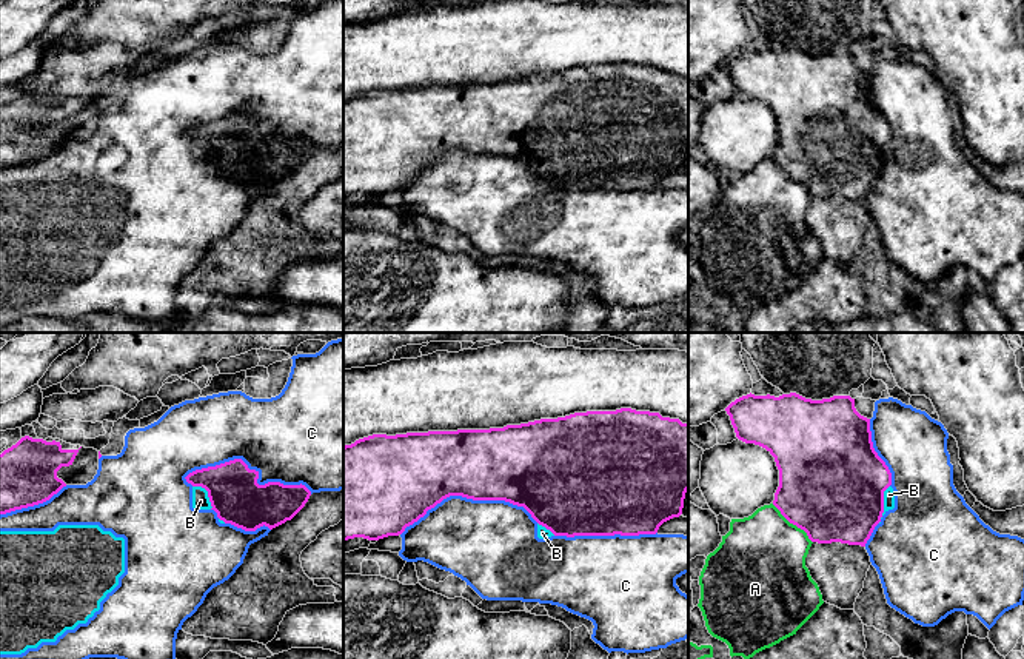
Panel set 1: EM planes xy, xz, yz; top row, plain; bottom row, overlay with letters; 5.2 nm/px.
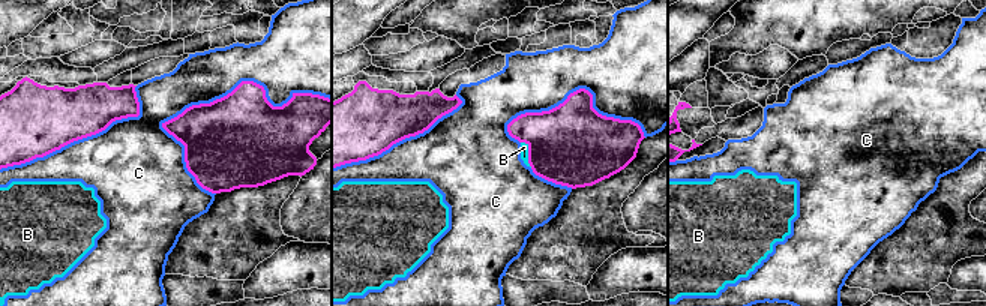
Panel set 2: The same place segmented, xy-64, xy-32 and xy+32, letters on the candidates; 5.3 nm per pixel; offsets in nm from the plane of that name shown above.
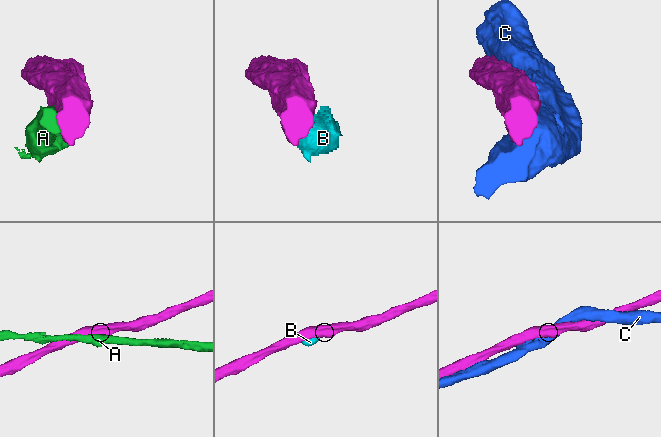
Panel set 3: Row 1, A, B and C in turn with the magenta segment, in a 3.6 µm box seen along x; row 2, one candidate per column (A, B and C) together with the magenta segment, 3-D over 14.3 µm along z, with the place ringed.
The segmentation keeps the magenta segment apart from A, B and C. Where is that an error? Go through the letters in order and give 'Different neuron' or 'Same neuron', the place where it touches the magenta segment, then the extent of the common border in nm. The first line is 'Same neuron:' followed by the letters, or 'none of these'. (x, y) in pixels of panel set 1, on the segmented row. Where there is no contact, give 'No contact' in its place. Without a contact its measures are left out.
Same neuron: none of these
A: Different neuron. Touches magenta at yz (793, 524). Shared border 300 nm
B: Different neuron. Touches magenta at xy (208, 493). Shared border 160 nm
C: Different neuron. Touches magenta at xy (253, 470). Shared border 700 nm

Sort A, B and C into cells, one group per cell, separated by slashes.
A / B C

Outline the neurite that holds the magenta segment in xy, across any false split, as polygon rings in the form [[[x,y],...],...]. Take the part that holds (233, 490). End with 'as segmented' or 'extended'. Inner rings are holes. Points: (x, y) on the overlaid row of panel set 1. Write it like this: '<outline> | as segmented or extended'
[[[242,459],[196,470],[185,479],[208,491],[211,510],[220,520],[245,531],[256,531],[263,525],[273,530],[291,520],[311,496],[302,483],[259,485],[259,471],[249,470]]] | as segmented

